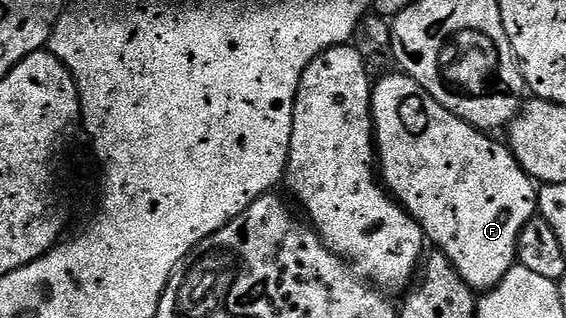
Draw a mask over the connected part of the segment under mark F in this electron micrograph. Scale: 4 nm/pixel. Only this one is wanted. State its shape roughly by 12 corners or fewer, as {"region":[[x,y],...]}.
{"region":[[419,82],[373,84],[379,176],[484,294],[538,185]]}

